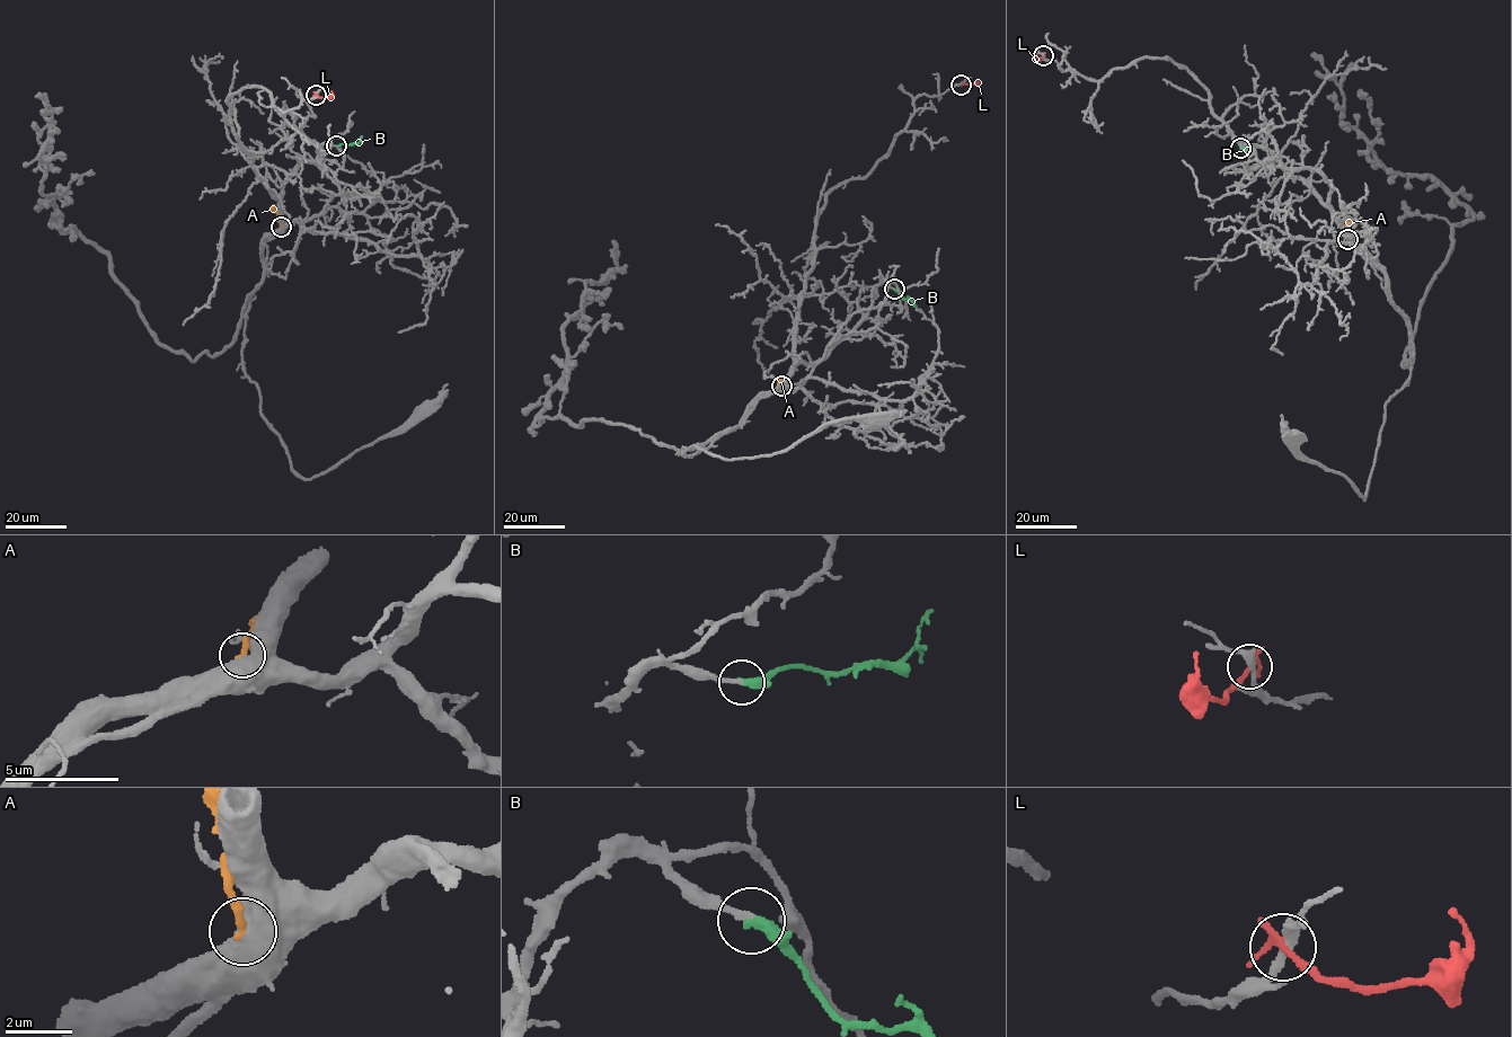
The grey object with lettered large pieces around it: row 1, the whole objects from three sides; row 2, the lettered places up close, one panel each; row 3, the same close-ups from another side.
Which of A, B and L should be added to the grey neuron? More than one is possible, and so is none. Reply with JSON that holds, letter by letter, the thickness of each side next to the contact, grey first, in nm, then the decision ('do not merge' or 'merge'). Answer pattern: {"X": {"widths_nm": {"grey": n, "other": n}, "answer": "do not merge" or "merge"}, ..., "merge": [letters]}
{"A": {"widths_nm": {"grey": 850, "other": 240}, "answer": "do not merge"}, "B": {"widths_nm": {"grey": 190, "other": 280}, "answer": "merge"}, "L": {"widths_nm": {"grey": 300, "other": 200}, "answer": "do not merge"}, "merge": ["B"]}

